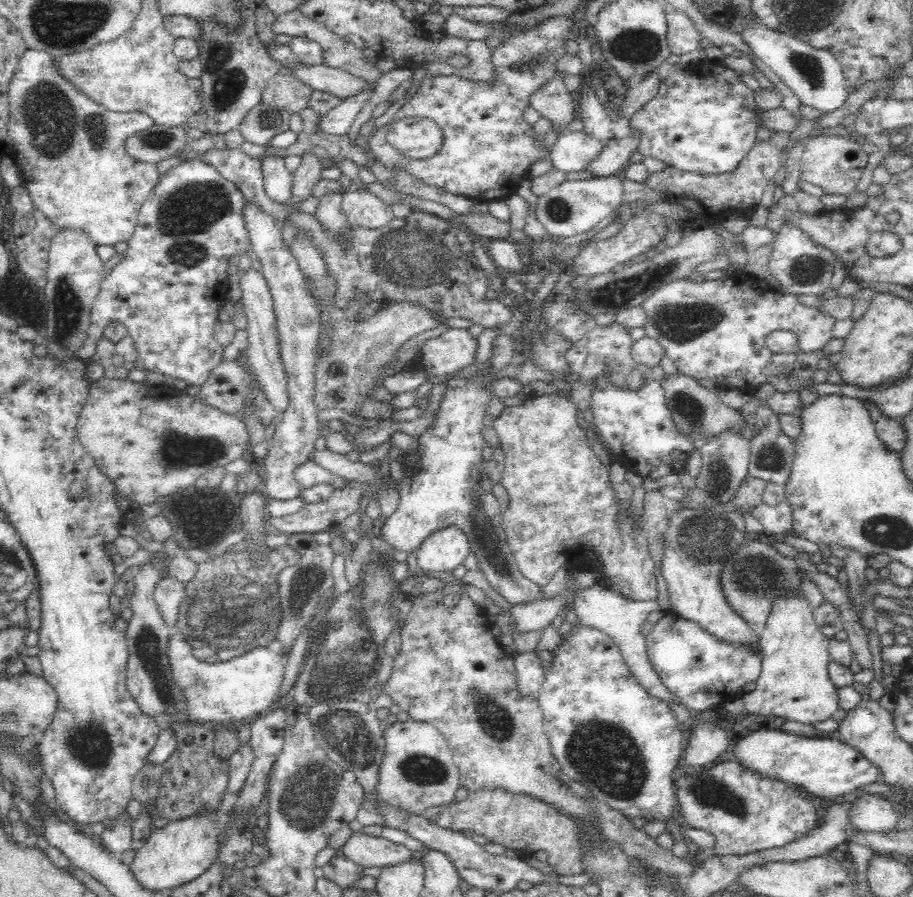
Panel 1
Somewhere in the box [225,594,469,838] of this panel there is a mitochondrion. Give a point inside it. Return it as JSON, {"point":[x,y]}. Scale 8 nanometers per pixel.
{"point":[311,794]}

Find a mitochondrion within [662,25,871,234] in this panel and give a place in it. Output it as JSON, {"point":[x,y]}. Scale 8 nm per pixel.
{"point":[806,65]}

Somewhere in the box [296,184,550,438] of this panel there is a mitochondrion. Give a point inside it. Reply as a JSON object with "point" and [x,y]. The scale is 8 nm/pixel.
{"point":[411,257]}

